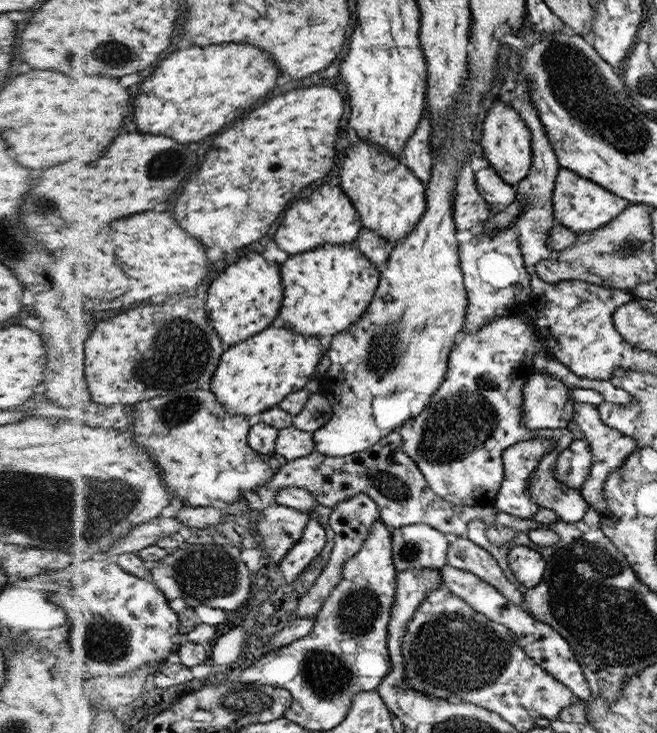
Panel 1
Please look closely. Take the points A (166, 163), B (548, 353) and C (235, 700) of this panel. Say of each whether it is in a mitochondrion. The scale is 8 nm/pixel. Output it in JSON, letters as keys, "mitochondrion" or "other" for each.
{"A":"mitochondrion","B":"other","C":"mitochondrion"}

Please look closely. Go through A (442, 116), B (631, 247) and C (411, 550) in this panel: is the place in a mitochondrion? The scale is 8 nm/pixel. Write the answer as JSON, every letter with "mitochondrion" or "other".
{"A":"mitochondrion","B":"mitochondrion","C":"mitochondrion"}

